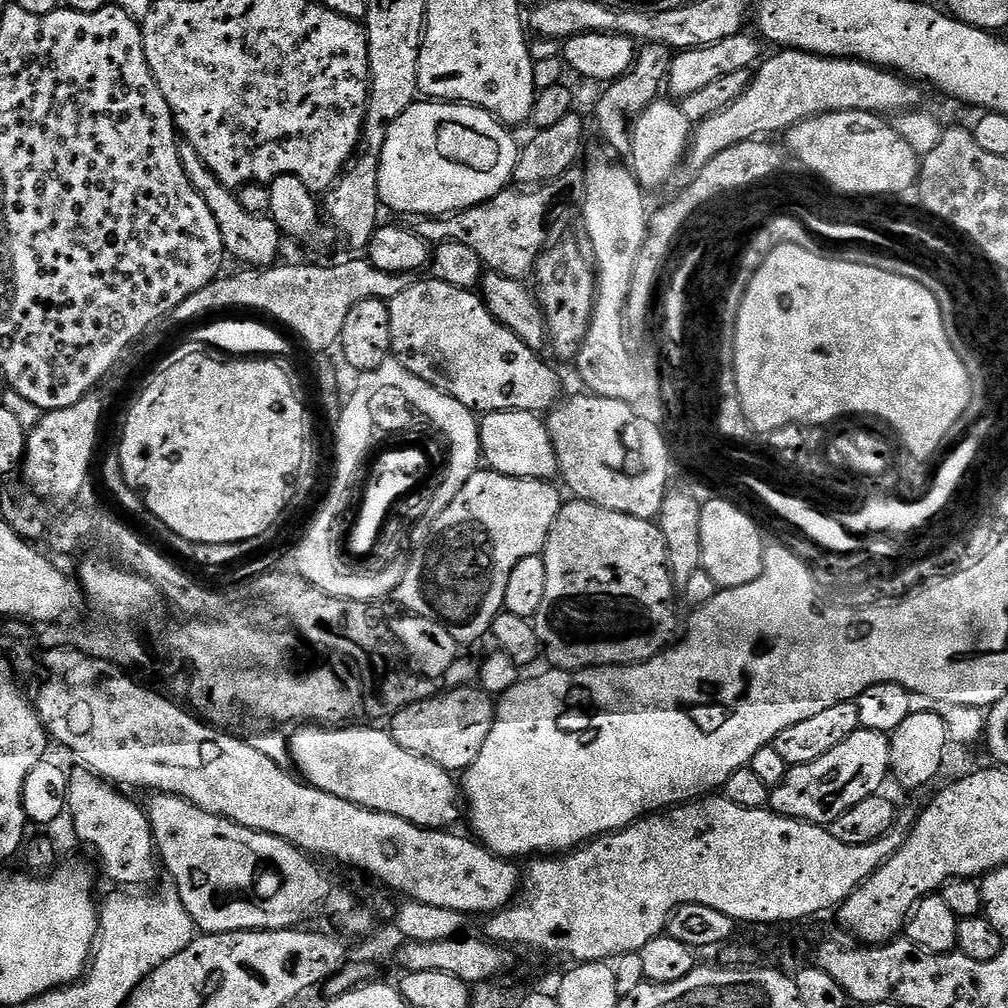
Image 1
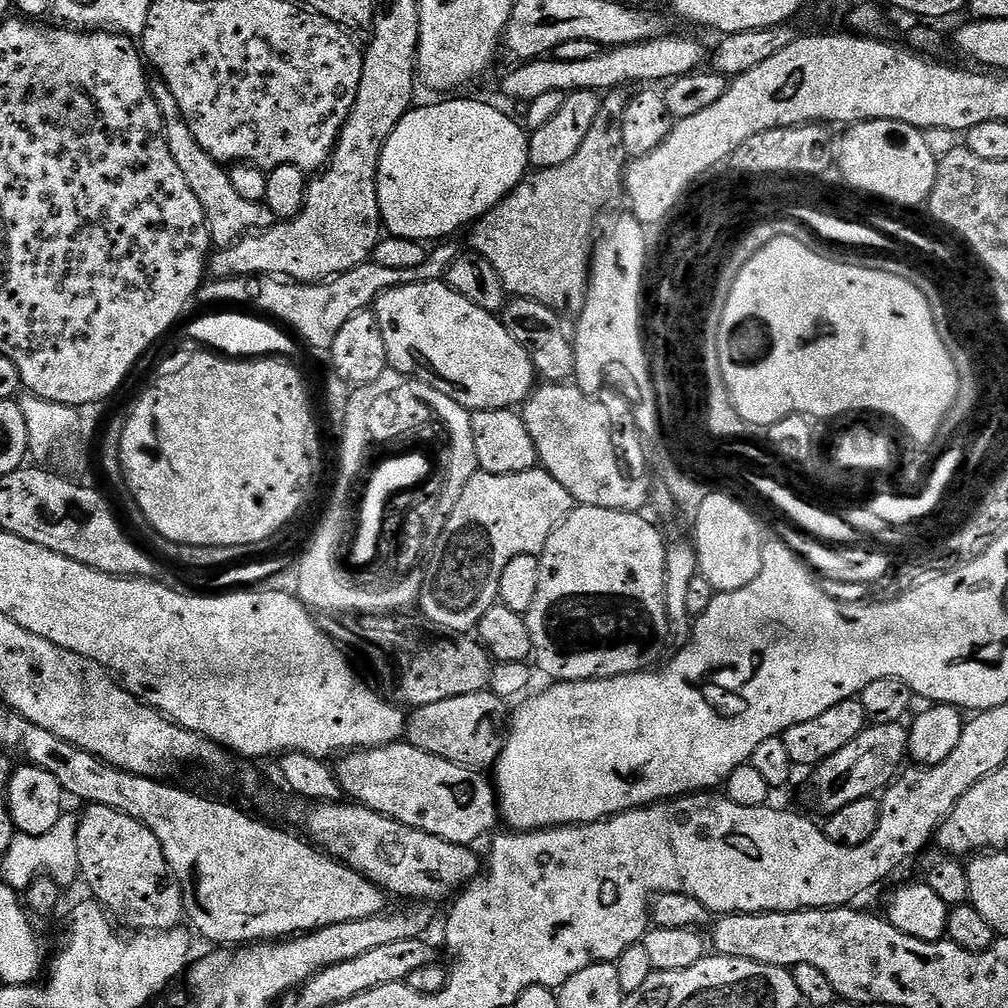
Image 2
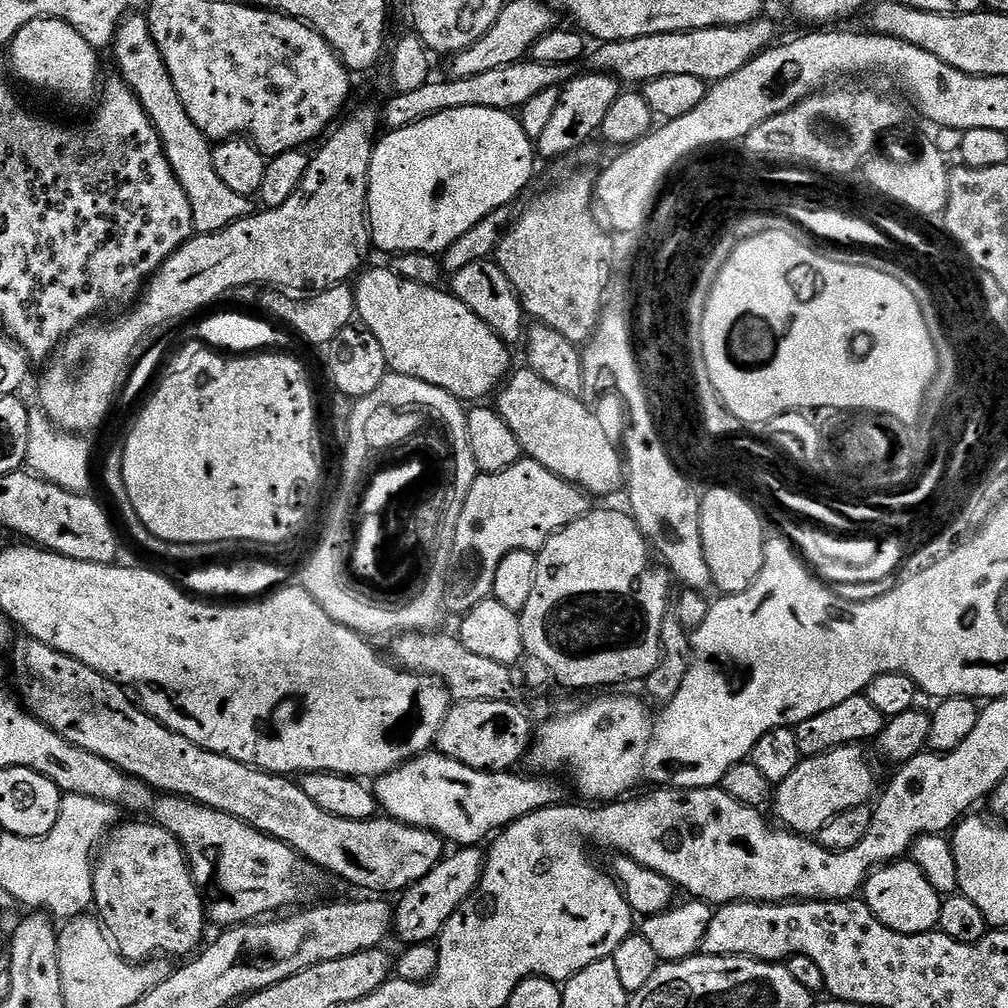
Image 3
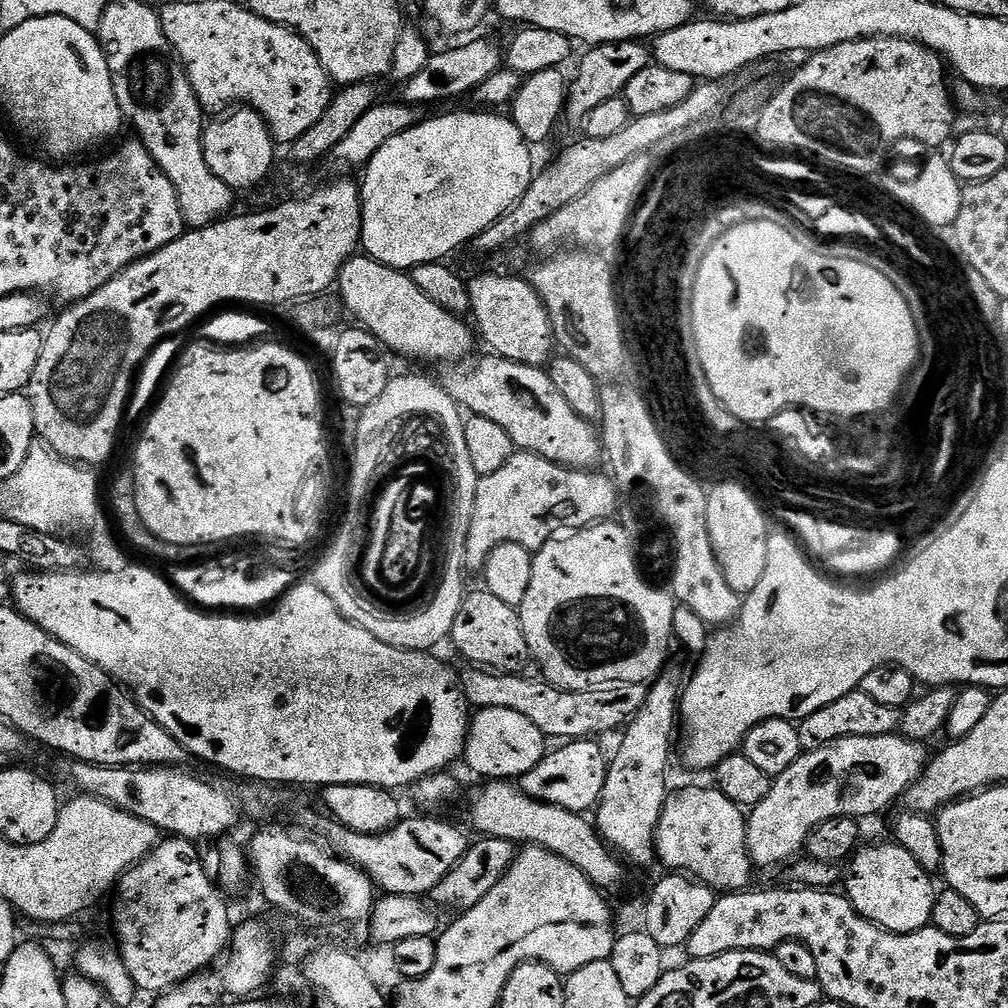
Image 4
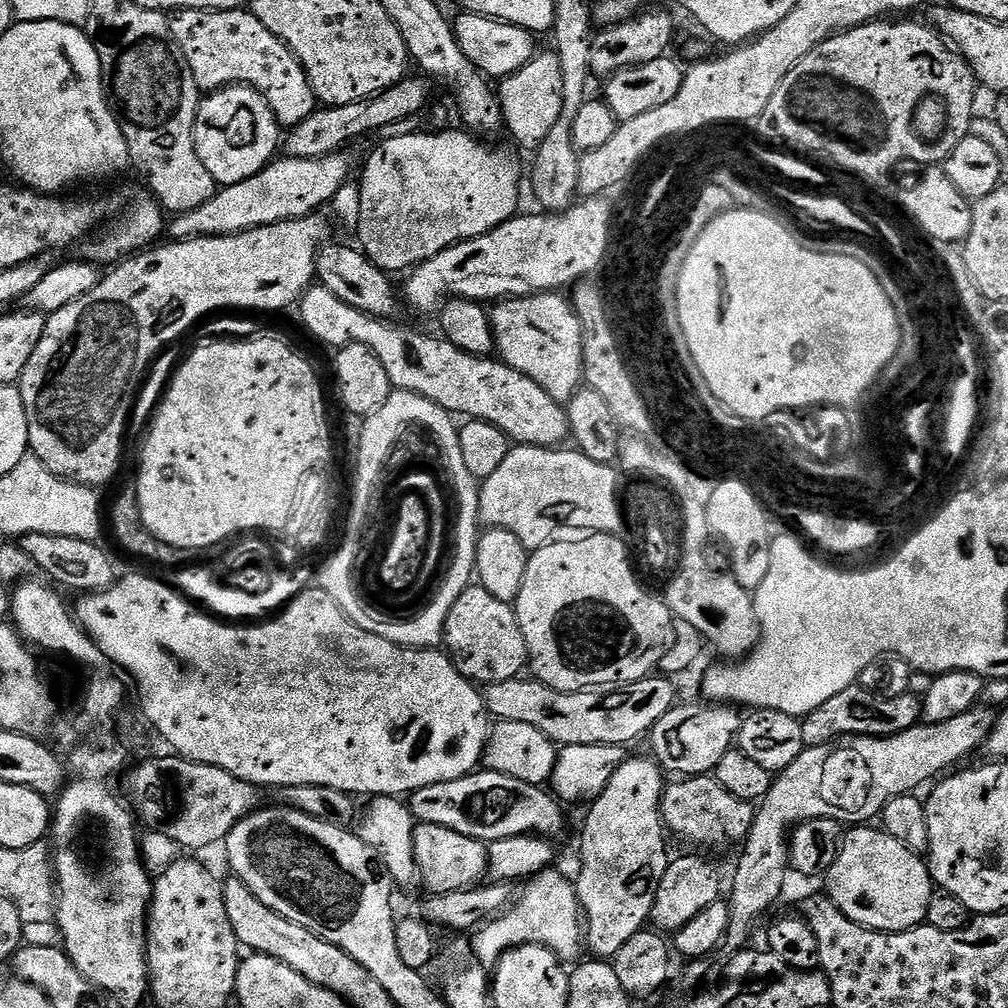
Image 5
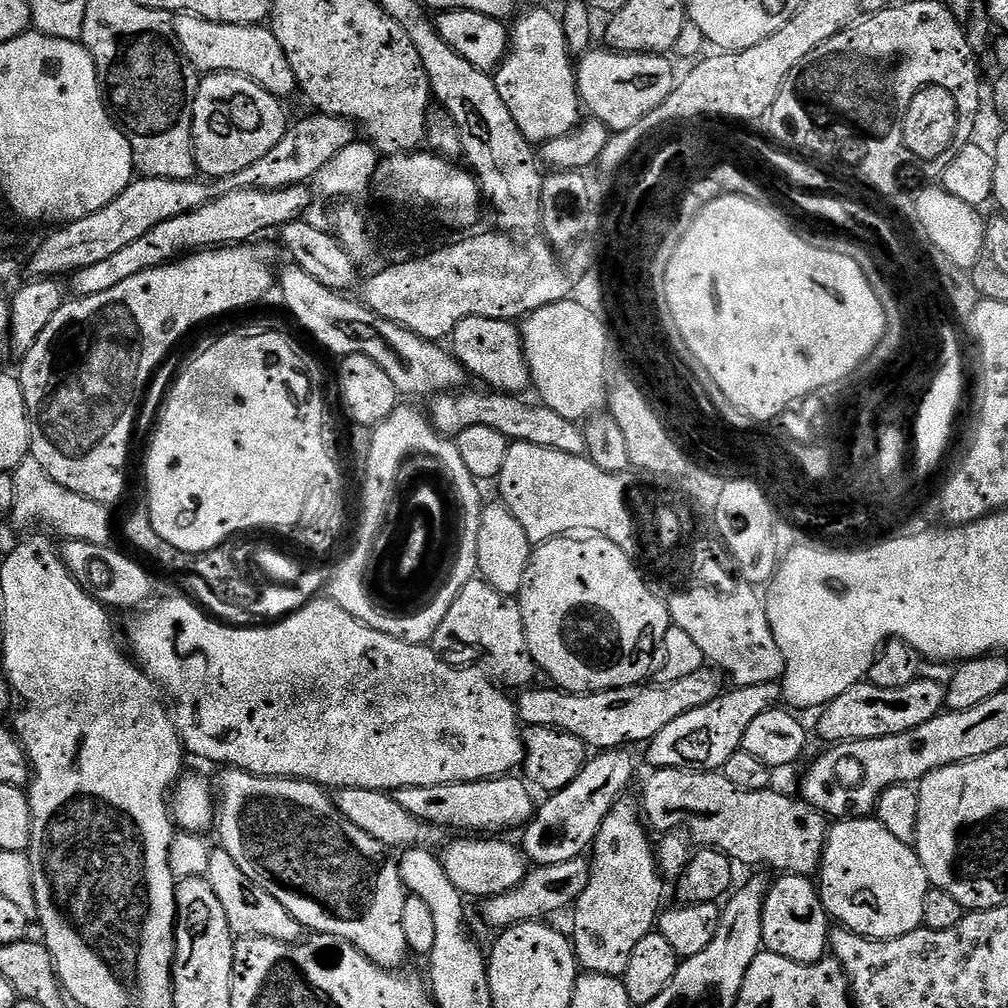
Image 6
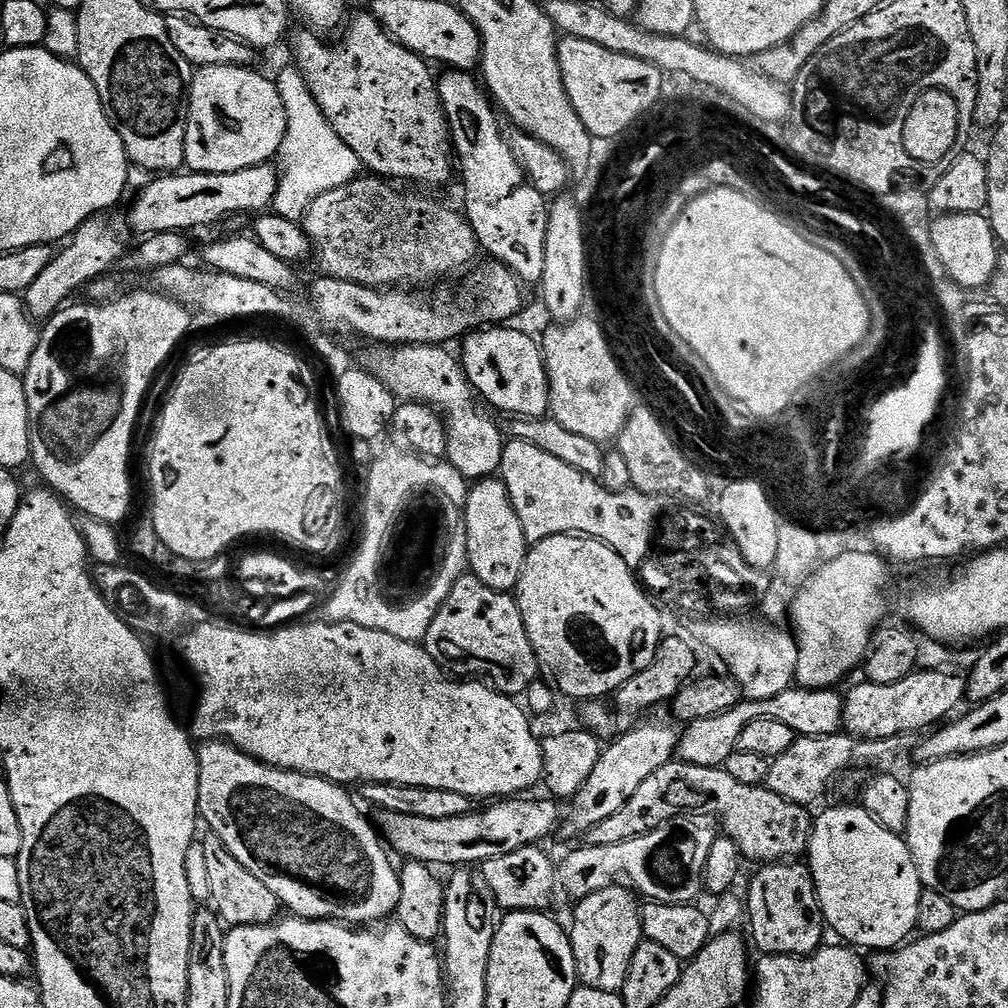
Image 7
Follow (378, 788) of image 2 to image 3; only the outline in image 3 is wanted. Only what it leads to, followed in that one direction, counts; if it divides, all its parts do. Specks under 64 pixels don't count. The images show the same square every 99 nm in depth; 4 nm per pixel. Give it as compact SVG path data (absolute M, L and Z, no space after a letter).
M432 750L385 776L375 777L374 791L377 805L382 806L383 811L385 808L388 811L385 813L400 824L436 832L445 841L452 843L453 840L456 846L480 846L485 843L484 839L487 841L518 818L551 808L565 799L561 784L554 781L557 779L516 774L512 770L479 772Z

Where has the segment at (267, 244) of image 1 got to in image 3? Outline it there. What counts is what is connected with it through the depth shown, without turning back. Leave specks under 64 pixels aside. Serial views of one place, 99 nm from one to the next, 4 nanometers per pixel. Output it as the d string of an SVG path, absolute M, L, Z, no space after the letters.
M133 14L124 18L120 29L116 31L115 52L116 64L121 72L119 75L125 84L130 85L138 102L142 102L142 110L146 110L152 125L158 130L166 158L182 190L186 190L186 198L190 198L193 229L199 235L211 236L212 233L221 232L234 222L253 215L253 201L249 197L234 194L234 190L230 190L230 186L226 186L226 182L218 178L218 170L214 170L212 157L213 145L190 120L190 114L186 112L186 106L182 104L182 98L174 88L174 78L170 76L170 70L166 68L166 62L152 37L147 15Z

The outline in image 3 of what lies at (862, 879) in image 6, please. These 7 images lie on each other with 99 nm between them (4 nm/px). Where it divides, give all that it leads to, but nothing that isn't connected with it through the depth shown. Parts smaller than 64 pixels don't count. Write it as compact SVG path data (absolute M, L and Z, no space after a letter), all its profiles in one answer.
M901 858L875 869L864 882L862 899L887 928L907 936L931 932L940 923L942 898L936 893L934 886L926 882L922 870L918 870L918 866L914 866L908 858Z

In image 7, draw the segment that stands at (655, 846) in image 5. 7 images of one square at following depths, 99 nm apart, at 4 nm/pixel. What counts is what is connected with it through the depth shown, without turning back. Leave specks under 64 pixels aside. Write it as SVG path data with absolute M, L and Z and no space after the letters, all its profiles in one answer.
M627 886L603 888L579 901L575 907L576 909L572 912L572 928L570 924L570 939L576 959L576 974L579 983L586 988L619 992L626 982L626 974L630 970L630 962L634 958L634 950L638 950L638 946L644 940L642 904L637 893Z

